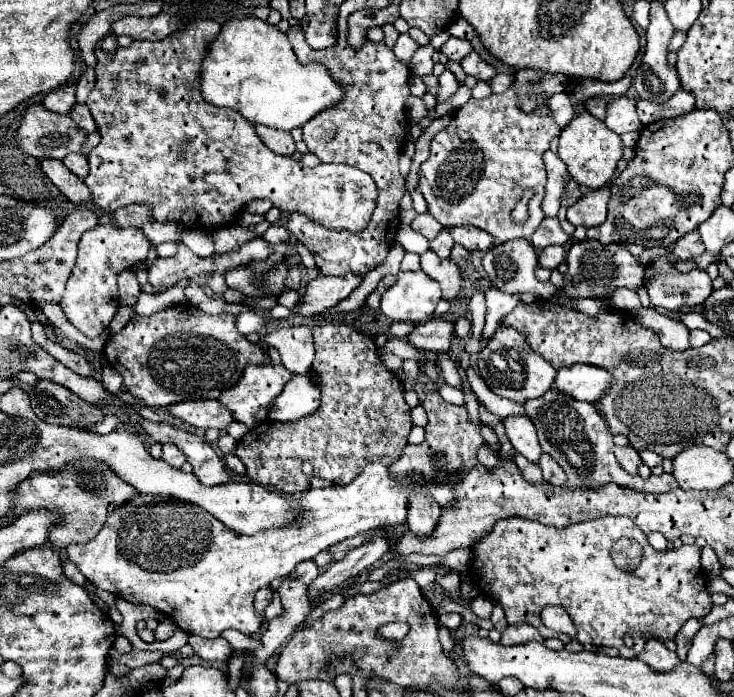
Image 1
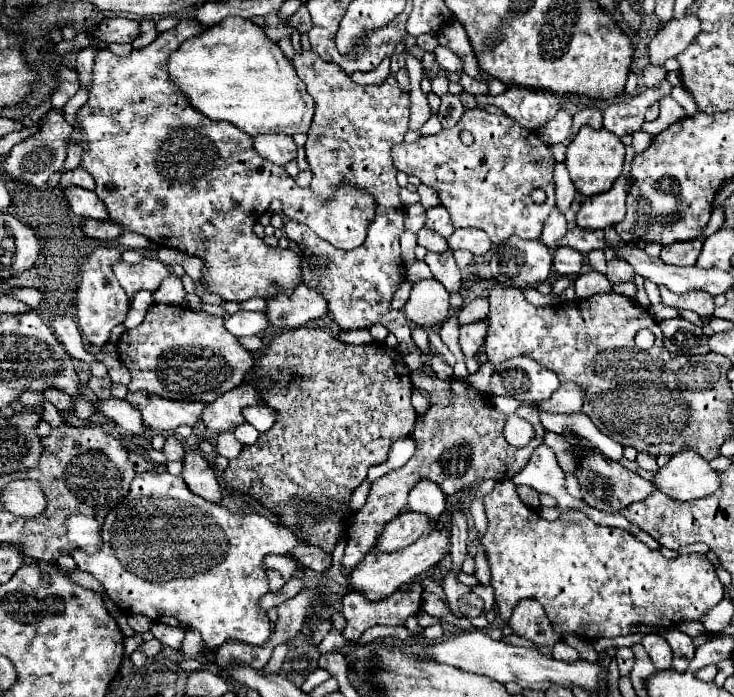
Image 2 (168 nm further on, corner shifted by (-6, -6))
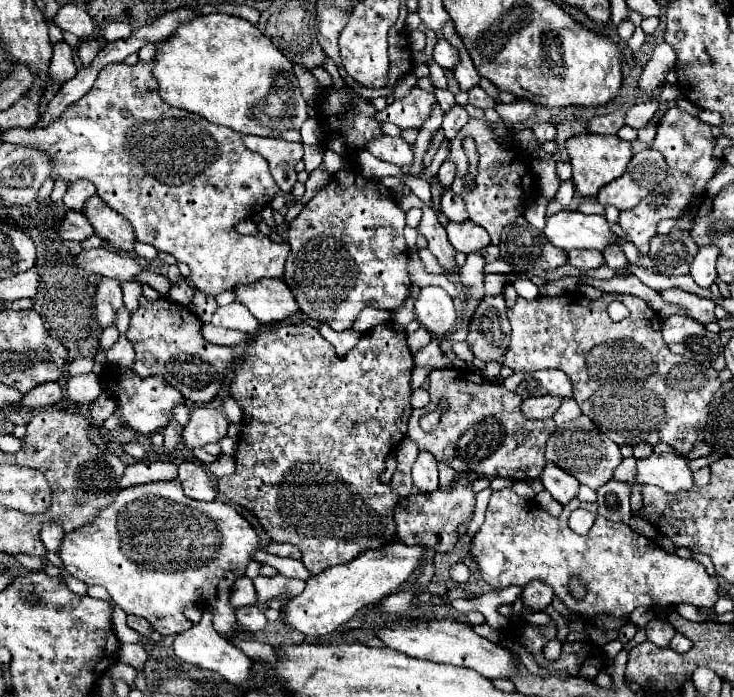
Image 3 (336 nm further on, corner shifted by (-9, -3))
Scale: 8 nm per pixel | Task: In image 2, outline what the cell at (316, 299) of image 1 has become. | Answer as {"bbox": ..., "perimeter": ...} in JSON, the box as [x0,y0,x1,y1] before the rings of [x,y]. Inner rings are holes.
{"bbox":[266,284,326,328],"perimeter":[[[302,284],[294,288],[294,294],[266,298],[266,304],[268,322],[276,328],[300,328],[310,320],[326,316],[326,300]]]}

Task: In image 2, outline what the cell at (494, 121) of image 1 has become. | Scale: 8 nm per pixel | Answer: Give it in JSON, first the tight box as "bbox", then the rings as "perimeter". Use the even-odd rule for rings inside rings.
{"bbox":[392,110,554,244],"perimeter":[[[466,110],[462,120],[450,128],[442,130],[436,136],[422,136],[412,144],[402,142],[402,146],[394,146],[392,150],[394,166],[400,172],[406,172],[408,176],[418,176],[426,186],[434,188],[440,196],[440,204],[446,206],[450,212],[452,224],[456,228],[480,228],[484,230],[492,244],[500,244],[504,238],[518,234],[522,238],[536,240],[542,234],[544,220],[554,210],[554,158],[550,154],[550,148],[536,136],[536,132],[520,128],[516,120],[510,116],[496,116],[488,114],[486,110]],[[468,130],[474,136],[474,144],[466,146],[460,140],[460,132]],[[532,190],[544,190],[546,200],[542,204],[532,202],[530,194]]]}

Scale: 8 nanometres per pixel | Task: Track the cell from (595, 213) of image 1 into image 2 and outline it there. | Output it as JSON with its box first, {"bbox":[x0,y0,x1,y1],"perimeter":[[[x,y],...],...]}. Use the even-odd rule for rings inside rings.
{"bbox":[576,174,632,230],"perimeter":[[[622,174],[608,192],[586,198],[582,202],[580,212],[576,214],[578,226],[598,230],[622,222],[626,214],[626,196],[630,192],[630,184],[632,184],[632,176]]]}

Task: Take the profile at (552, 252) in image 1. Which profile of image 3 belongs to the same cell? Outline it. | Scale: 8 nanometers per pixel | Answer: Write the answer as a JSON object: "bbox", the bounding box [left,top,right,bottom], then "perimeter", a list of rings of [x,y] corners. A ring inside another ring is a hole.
{"bbox":[567,251,605,271],"perimeter":[[[569,251],[567,263],[577,267],[579,271],[587,271],[587,269],[597,269],[599,265],[603,265],[605,259],[601,251]]]}

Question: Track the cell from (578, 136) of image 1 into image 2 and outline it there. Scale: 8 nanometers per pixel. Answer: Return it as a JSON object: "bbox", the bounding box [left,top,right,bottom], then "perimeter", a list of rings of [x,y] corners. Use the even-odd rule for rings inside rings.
{"bbox":[566,128,624,196],"perimeter":[[[582,128],[576,138],[568,144],[566,150],[566,166],[570,172],[570,178],[576,186],[576,190],[582,196],[594,196],[600,192],[606,192],[612,188],[614,180],[620,176],[622,172],[622,164],[624,164],[624,144],[620,142],[620,138],[616,134],[610,134],[608,130],[600,128]]]}

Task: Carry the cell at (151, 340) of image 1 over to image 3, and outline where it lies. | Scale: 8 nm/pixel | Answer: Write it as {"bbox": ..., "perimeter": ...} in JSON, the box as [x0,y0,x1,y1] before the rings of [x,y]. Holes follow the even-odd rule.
{"bbox":[127,297,235,403],"perimeter":[[[163,297],[157,301],[139,299],[139,309],[131,315],[127,339],[137,353],[133,371],[141,375],[141,379],[161,375],[171,387],[179,389],[185,399],[195,403],[211,403],[219,395],[227,369],[235,363],[235,351],[231,347],[205,341],[199,317],[189,319],[187,307]]]}

